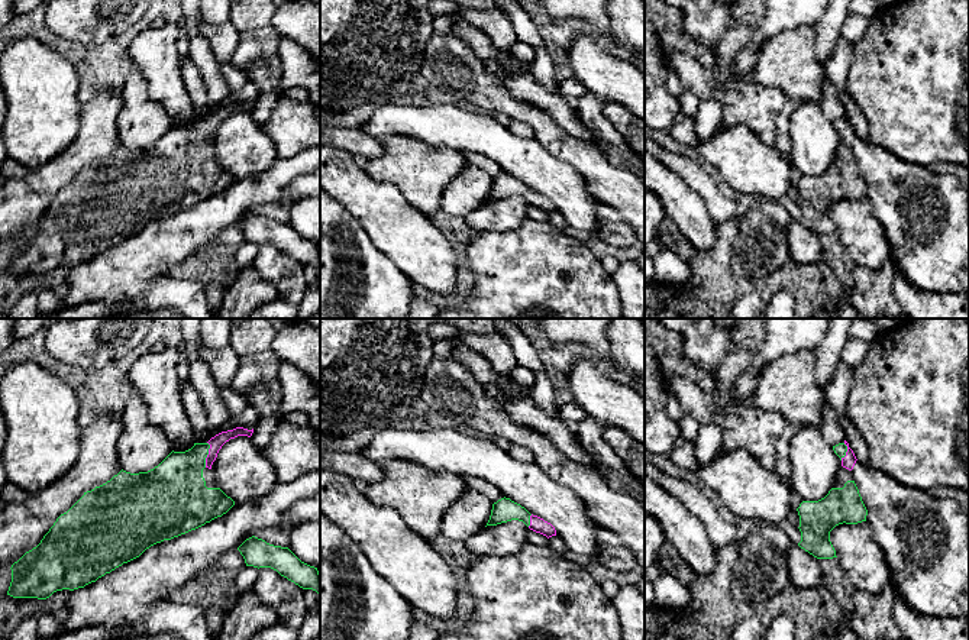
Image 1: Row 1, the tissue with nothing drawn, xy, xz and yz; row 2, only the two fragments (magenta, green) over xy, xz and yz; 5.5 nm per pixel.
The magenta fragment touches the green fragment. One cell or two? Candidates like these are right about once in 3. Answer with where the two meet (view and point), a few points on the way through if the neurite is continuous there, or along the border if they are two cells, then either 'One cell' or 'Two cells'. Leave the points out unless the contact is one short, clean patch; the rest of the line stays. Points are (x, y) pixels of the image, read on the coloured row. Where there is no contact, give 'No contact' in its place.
Touches magenta at xy (207, 455). Path across: xy (216, 442), (207, 455), (175, 487). One cell

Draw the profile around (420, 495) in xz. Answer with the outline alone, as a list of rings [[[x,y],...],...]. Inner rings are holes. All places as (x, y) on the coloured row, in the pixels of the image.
[[[385,460],[381,468],[384,478],[369,484],[365,497],[379,507],[395,510],[426,540],[440,534],[443,515],[469,489],[465,476],[407,460]]]

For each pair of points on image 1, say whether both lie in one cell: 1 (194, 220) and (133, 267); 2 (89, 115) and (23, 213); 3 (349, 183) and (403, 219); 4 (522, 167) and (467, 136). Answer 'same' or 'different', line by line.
1: same
2: same
3: same
4: same

